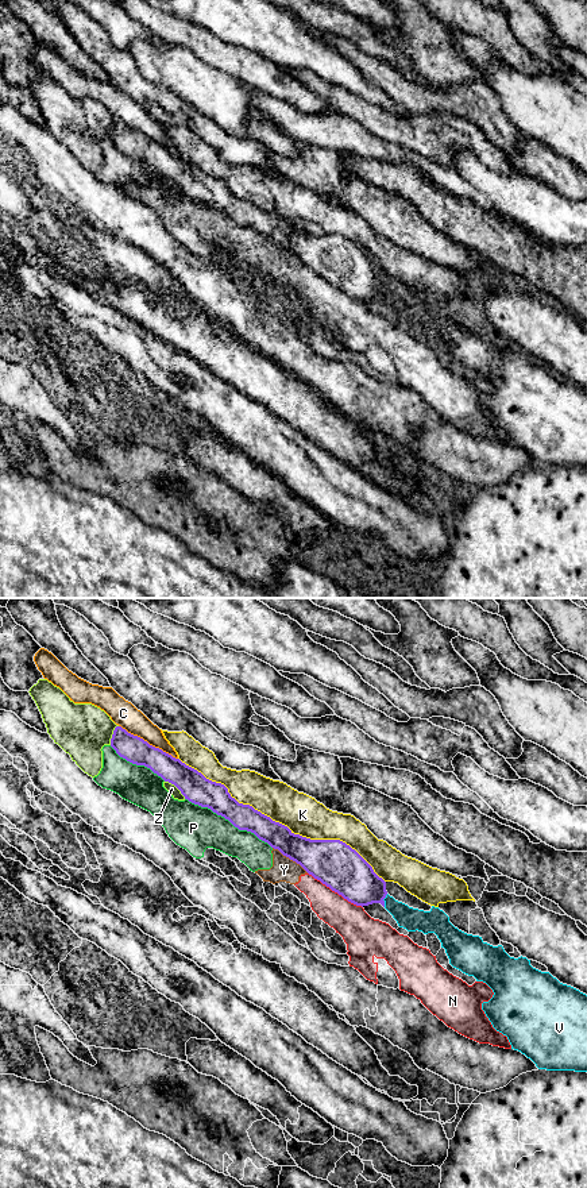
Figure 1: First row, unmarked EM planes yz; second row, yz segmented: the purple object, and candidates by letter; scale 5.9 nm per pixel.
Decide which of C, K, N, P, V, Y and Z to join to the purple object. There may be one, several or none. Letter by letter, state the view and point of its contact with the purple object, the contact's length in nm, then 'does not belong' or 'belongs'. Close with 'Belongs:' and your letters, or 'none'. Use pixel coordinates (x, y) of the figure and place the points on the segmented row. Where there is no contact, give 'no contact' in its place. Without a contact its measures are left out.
C: contact yz (147, 743); length 400 nm; does not belong
K: contact yz (281, 824); length 1450 nm; does not belong
N: contact yz (335, 891); length 380 nm; does not belong
P: contact yz (228, 820); length 600 nm; does not belong
V: contact yz (383, 901); length 80 nm; does not belong
Y: contact yz (290, 859); length 260 nm; does not belong
Z: contact yz (176, 786); length 170 nm; does not belong
Belongs: none

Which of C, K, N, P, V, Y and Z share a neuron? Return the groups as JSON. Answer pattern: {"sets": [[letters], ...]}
{"sets": [["C"], ["K"], ["N", "P", "Y"], ["V"], ["Z"]]}

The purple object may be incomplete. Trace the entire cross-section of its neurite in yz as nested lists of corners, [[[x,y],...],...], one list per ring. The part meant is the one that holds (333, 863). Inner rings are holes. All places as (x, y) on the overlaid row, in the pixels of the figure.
[[[121,726],[115,728],[111,747],[127,761],[144,765],[174,784],[189,802],[211,809],[239,830],[254,833],[348,902],[362,907],[381,903],[385,907],[386,882],[345,842],[294,834],[252,806],[239,803],[224,784],[206,779],[197,770]]]

